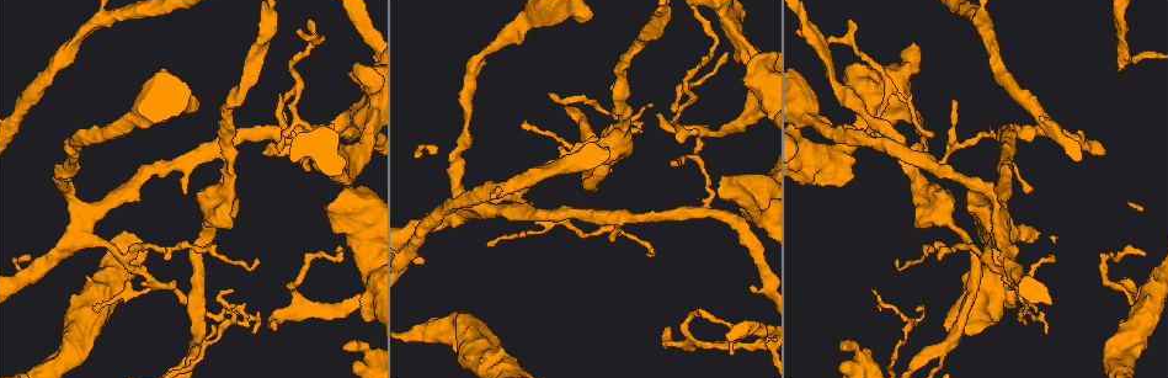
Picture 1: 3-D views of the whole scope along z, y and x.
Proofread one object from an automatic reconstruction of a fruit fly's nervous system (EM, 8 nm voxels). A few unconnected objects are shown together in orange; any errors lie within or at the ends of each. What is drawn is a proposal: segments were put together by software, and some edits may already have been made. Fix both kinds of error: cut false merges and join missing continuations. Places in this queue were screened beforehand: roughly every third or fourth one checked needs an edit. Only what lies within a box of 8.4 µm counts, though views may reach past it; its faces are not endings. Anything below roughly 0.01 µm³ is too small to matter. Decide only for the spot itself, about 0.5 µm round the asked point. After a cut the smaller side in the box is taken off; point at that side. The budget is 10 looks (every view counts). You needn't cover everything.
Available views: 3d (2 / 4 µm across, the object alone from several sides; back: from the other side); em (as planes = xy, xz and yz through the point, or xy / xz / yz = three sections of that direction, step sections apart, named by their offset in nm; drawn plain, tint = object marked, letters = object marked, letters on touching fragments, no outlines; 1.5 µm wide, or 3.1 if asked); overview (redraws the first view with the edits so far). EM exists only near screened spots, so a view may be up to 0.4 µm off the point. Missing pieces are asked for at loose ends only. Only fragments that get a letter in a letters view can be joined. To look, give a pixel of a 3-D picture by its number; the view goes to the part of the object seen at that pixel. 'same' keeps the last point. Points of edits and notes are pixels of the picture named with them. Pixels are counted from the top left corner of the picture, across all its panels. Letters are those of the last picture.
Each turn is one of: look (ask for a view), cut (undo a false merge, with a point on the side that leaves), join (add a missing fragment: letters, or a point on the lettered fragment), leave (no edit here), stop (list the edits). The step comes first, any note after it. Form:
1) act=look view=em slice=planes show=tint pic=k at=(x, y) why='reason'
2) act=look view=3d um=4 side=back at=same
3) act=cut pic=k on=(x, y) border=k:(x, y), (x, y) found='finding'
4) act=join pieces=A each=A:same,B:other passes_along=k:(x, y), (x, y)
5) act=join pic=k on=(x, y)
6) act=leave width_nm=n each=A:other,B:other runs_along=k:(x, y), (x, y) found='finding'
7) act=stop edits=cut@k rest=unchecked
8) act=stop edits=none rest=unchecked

act=look view=em slice=planes show=plain pic=1 at=(940, 346) why='thick turns thin'

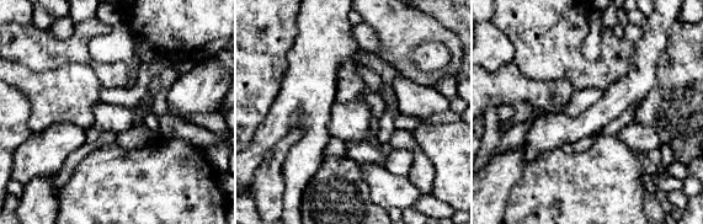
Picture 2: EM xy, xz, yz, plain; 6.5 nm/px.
act=look view=em slice=planes show=tint at=same

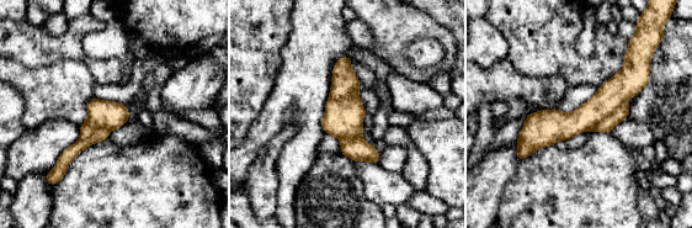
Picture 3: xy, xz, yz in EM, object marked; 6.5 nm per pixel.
act=look view=em slice=planes show=letters at=same

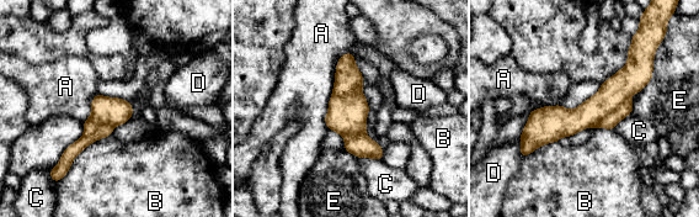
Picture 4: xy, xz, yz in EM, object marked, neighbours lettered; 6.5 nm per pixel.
act=leave each=A:other,B:other,C:other,D:other,E:other border=4:(351, 51), (336, 65), (327, 128) found='one neuron here'

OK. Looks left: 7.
act=look view=em slice=planes show=tint pic=1 at=(843, 350) why='an open end'

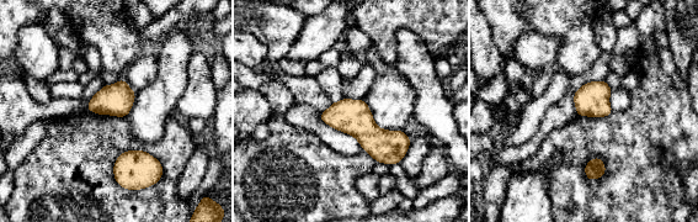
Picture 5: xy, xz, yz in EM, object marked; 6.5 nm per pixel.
act=look view=em slice=planes show=letters at=same

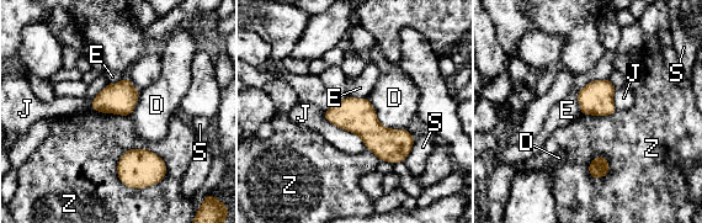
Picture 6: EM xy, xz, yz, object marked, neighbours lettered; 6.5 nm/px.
act=leave width_nm=200 each=D:other,E:other,J:other,S:other,Z:other border=6:(116, 165), (132, 187), (166, 174) found='none of them fits'

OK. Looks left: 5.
act=look view=em slice=planes show=letters pic=1 at=(927, 146)

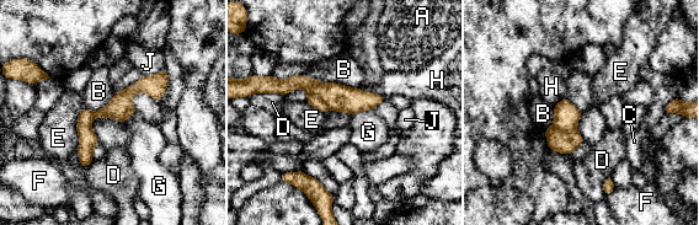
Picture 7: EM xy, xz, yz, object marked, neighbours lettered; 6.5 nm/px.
act=cut pic=7 on=(566, 116) each=A:other,B:other,C:other,D:other,E:other,F:other,G:other,H:other,J:other border=7:(553, 127), (559, 130), (575, 128) found='a second neuron is stuck on'

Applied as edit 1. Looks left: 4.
act=look view=overview

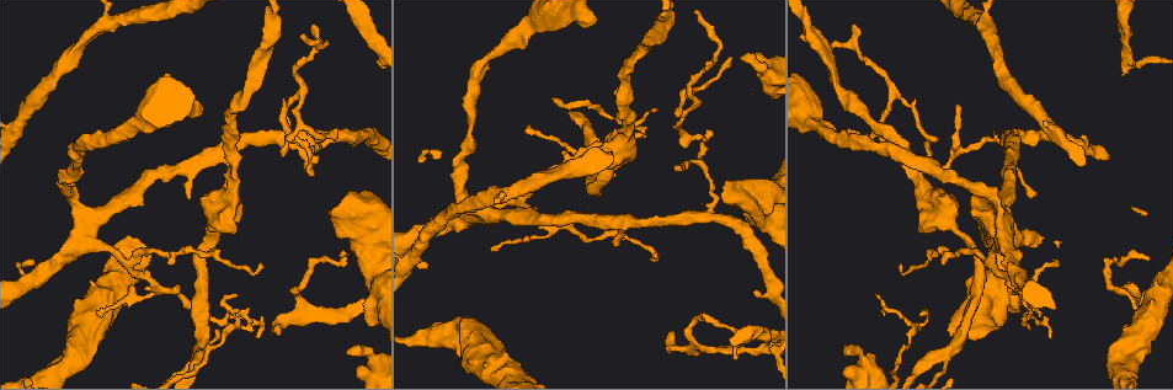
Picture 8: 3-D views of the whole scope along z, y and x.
act=look view=em slice=planes show=letters pic=8 at=(876, 295) why='an open end'

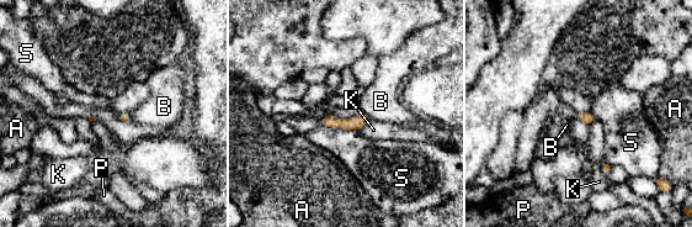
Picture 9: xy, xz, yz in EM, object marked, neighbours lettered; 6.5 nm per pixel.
act=leave each=A:other,B:other,K:other,P:other,S:other border=9:(320, 123), (328, 127), (357, 130) found='no lettered fragment goes on from it'

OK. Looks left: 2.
act=stop edits=cut@7 rest=unchecked

